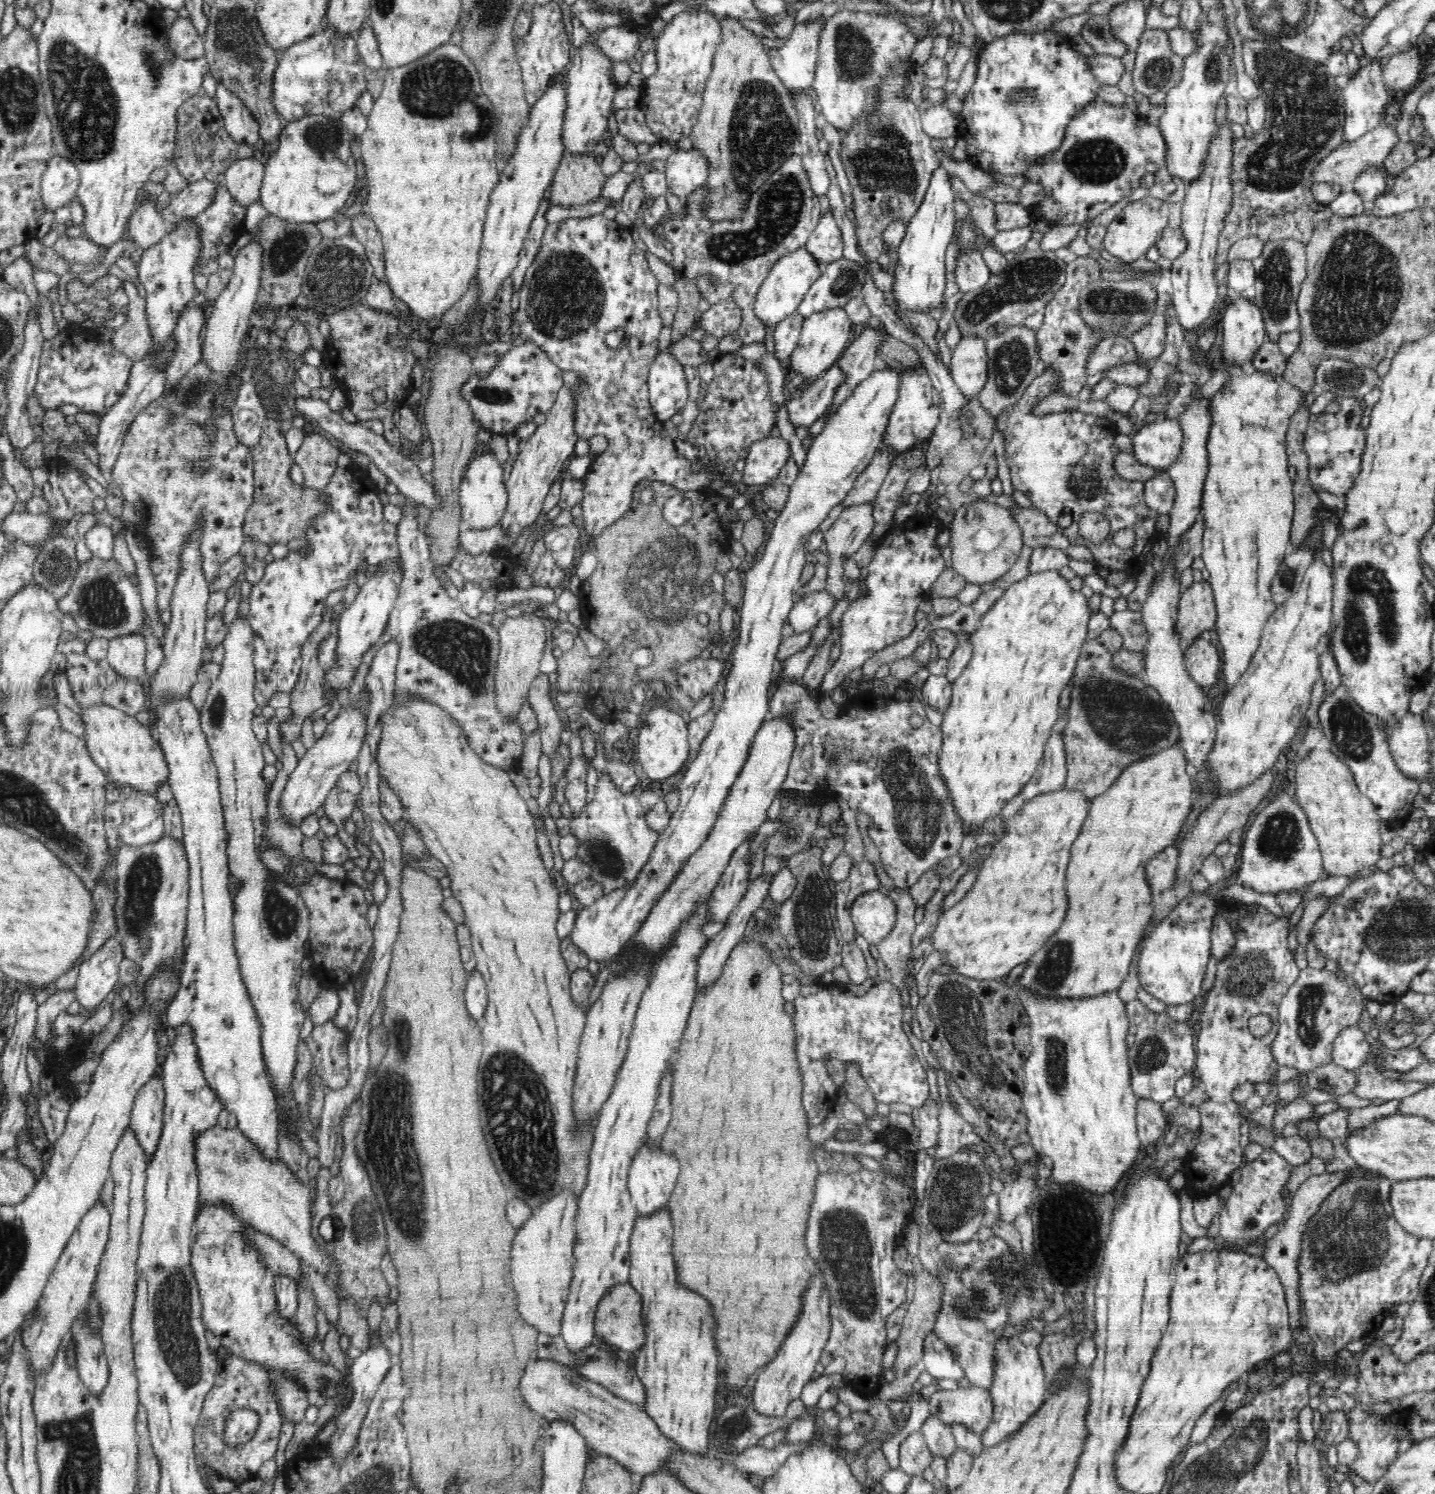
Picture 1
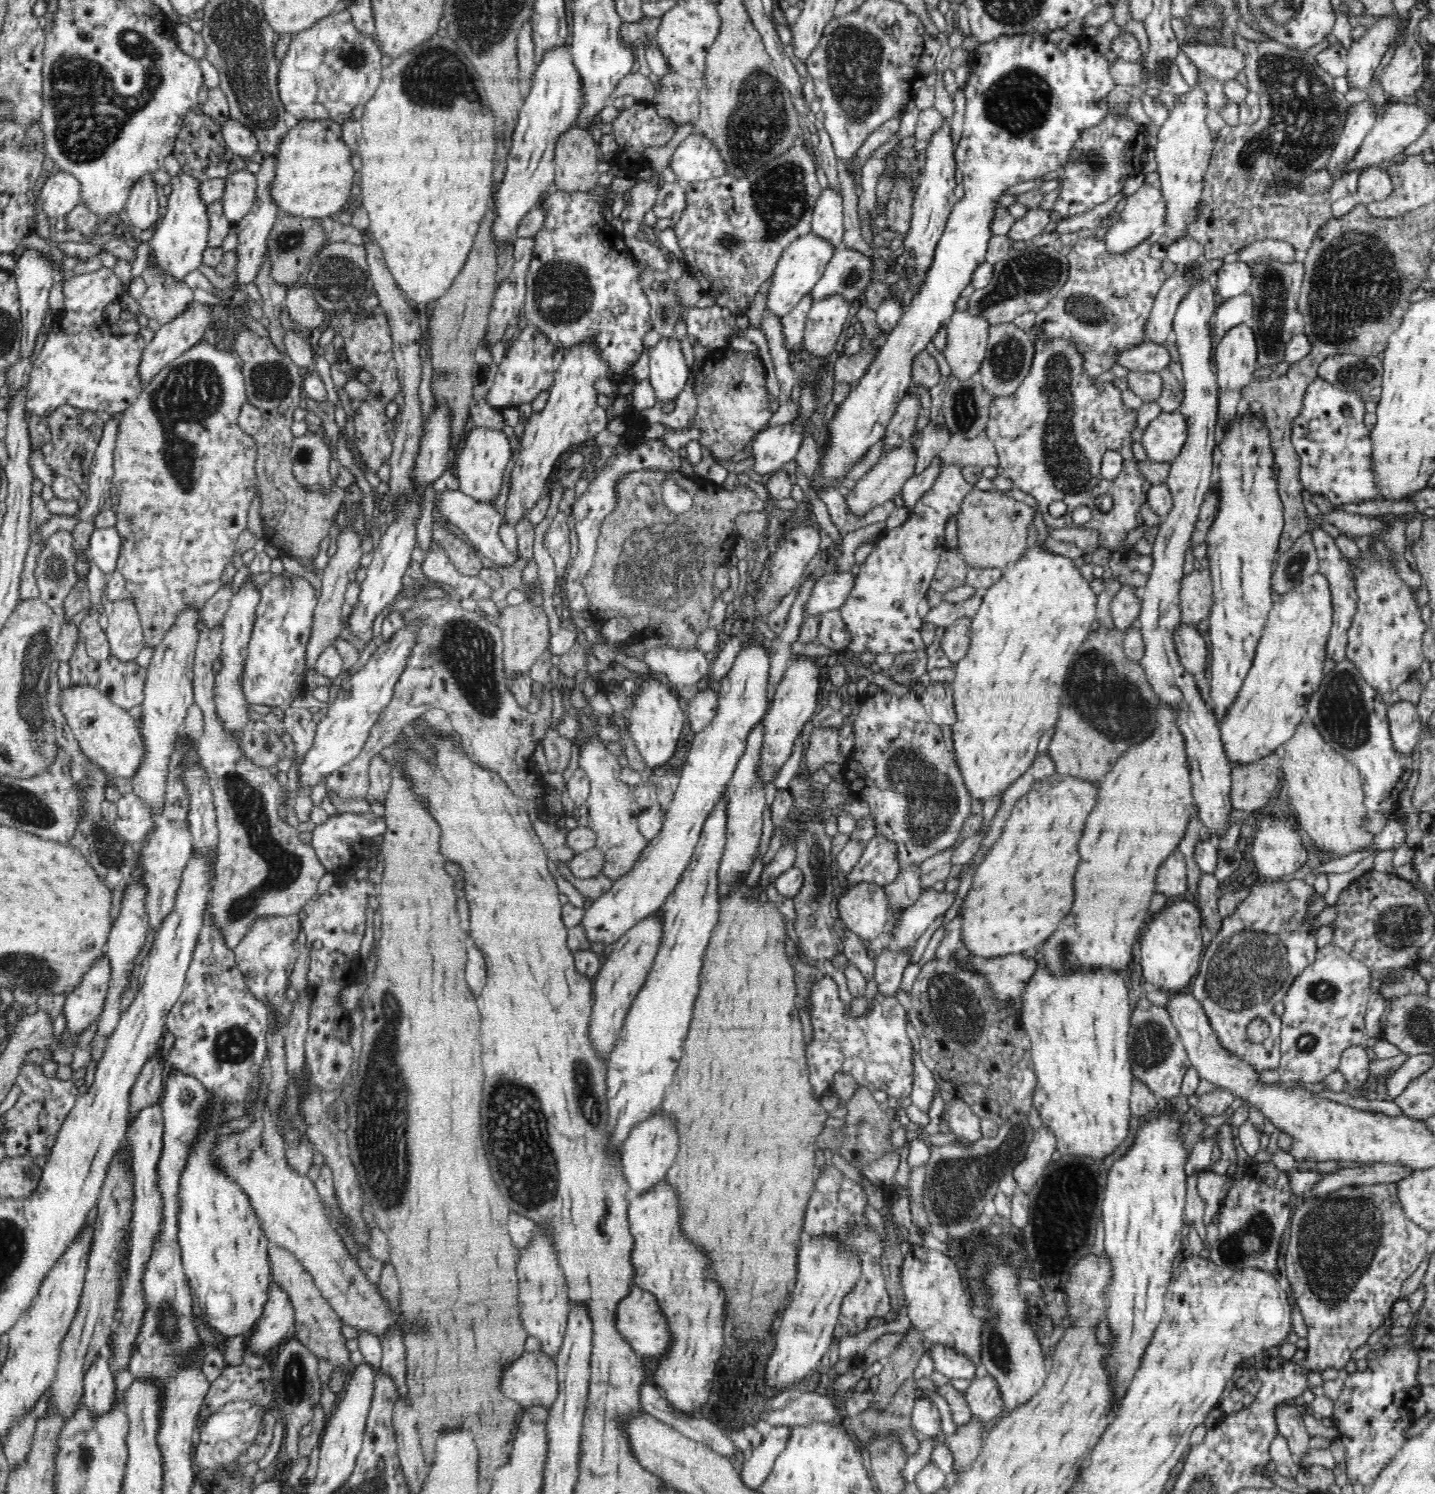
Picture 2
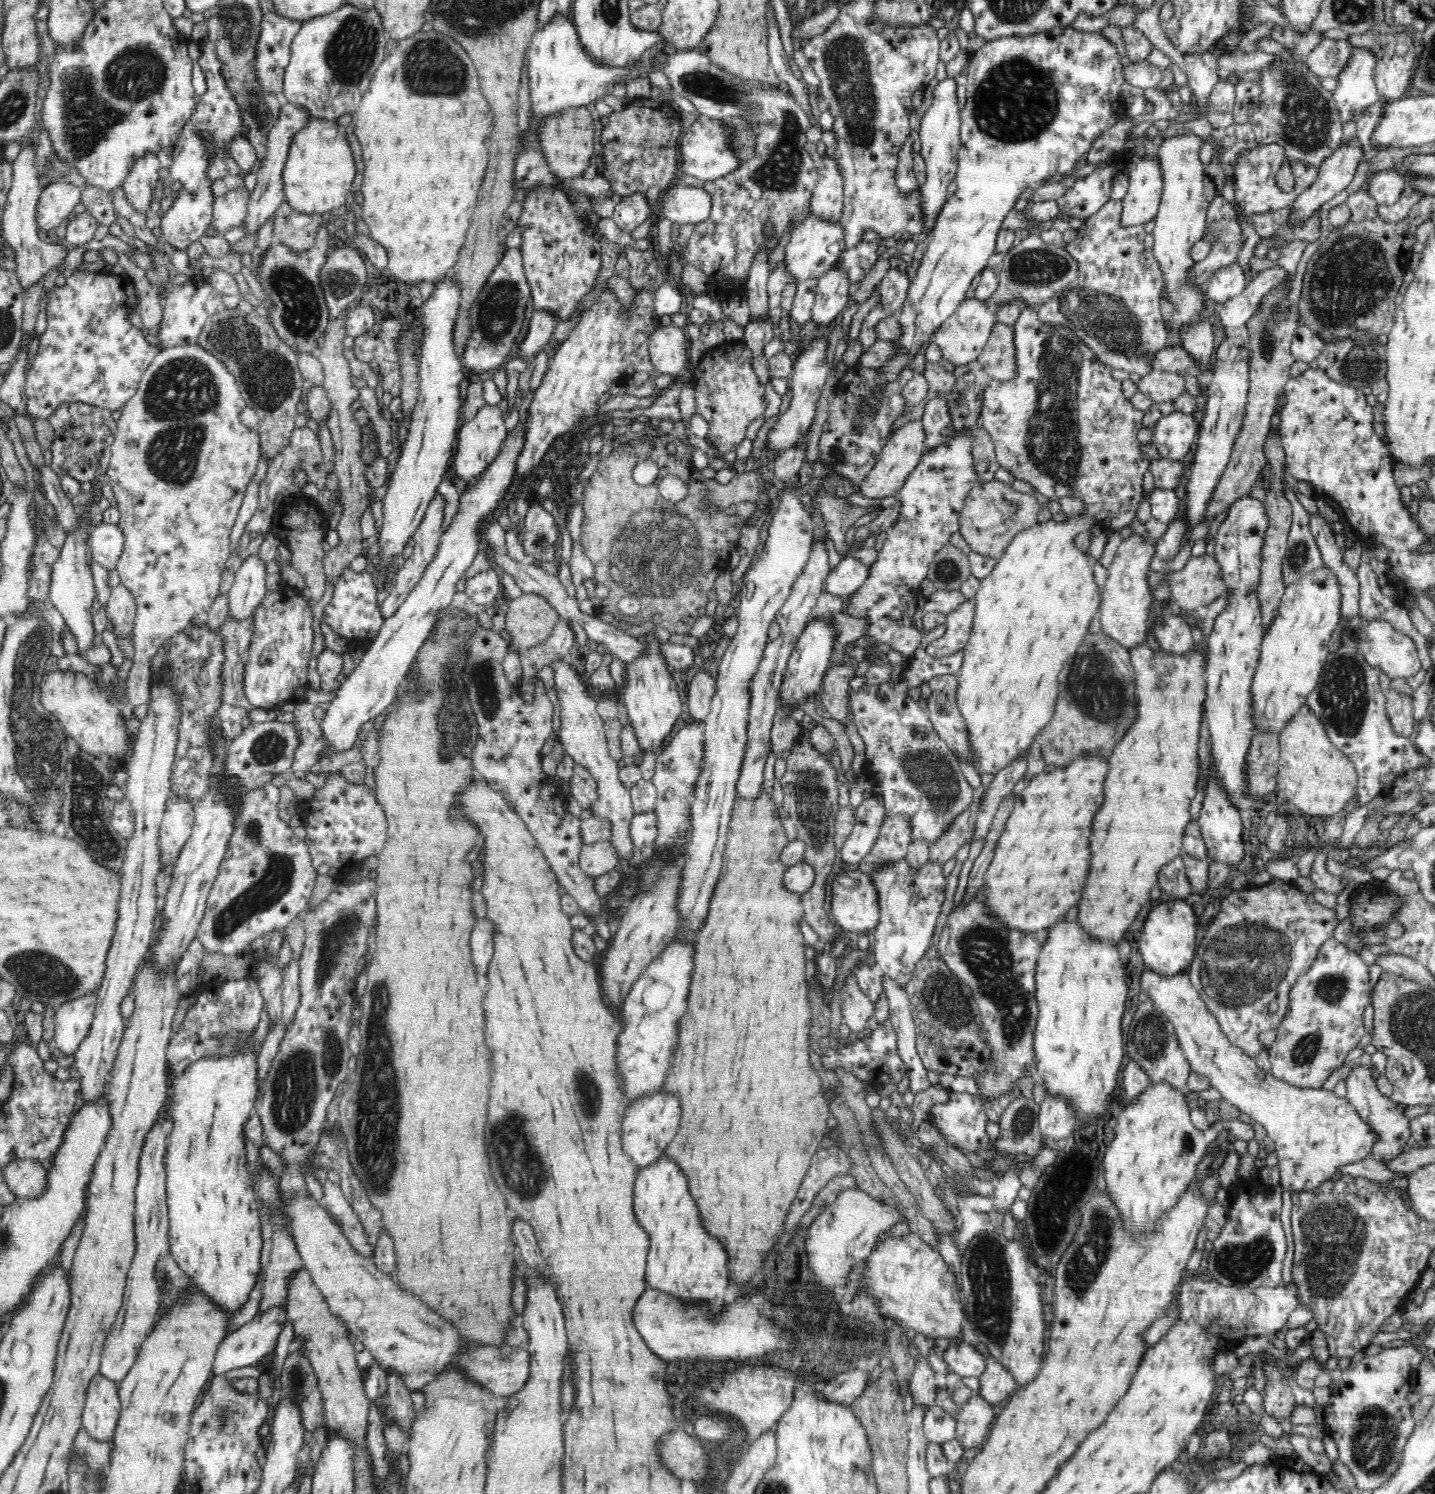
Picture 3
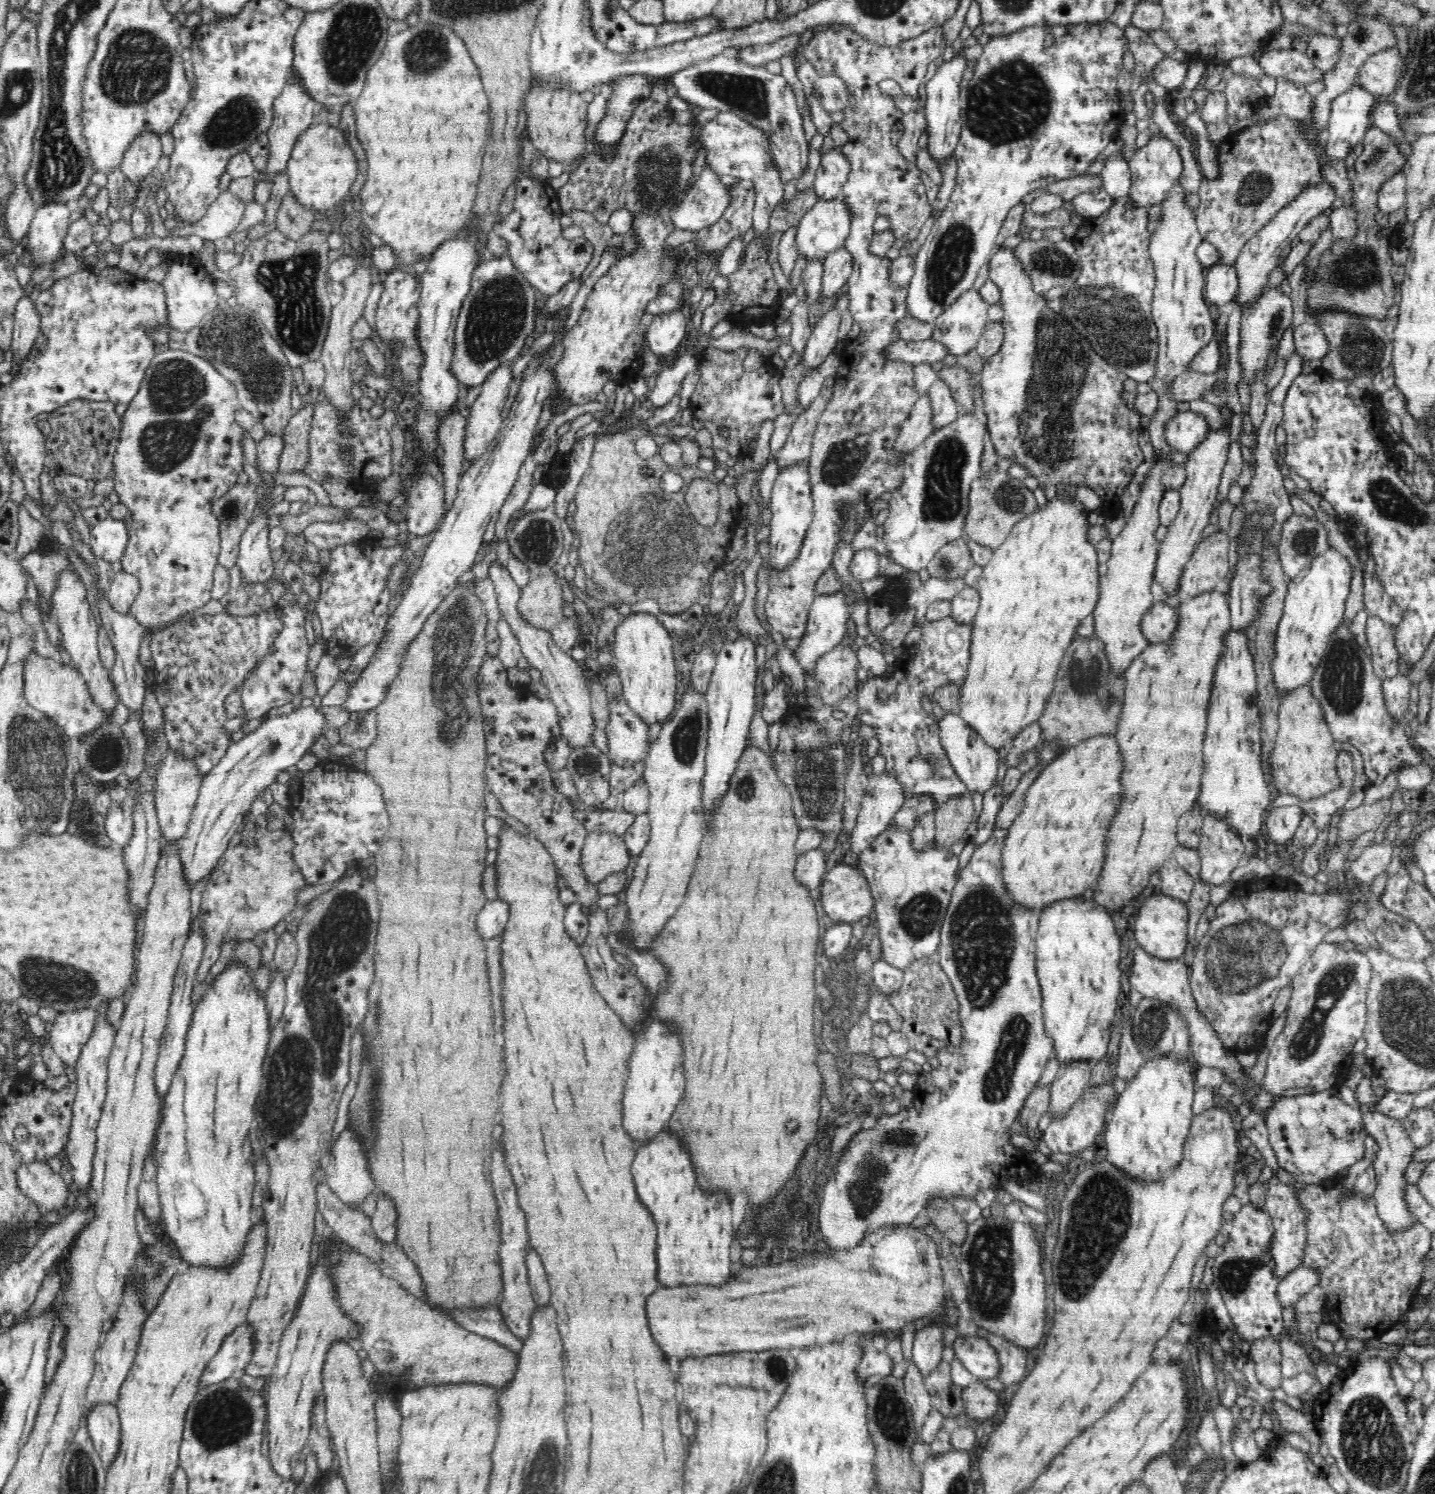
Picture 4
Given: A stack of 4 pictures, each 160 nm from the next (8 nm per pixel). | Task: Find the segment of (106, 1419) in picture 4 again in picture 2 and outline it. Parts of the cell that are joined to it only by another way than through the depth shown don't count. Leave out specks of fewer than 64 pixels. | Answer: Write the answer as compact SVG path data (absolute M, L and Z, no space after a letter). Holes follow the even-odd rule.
M105 1350L98 1354L94 1364L90 1364L84 1376L82 1403L93 1416L104 1416L116 1400L114 1373L109 1369L109 1360Z

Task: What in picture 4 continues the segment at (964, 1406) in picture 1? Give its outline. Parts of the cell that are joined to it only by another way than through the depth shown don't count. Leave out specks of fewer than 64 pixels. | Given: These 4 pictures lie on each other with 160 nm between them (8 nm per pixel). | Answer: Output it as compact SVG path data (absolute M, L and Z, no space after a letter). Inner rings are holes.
M984 1334L984 1339L998 1353L998 1363L1000 1363L998 1379L1004 1384L1004 1388L1013 1386L1019 1380L1022 1381L1026 1374L1026 1349L992 1334Z

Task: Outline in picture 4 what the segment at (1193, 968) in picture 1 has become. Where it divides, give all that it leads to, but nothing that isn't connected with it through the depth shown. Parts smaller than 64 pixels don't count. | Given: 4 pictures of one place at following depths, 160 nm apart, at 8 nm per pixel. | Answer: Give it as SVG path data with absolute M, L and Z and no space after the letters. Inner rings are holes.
M1164 893L1152 898L1146 898L1144 904L1138 910L1136 924L1134 924L1134 934L1140 946L1149 955L1162 960L1182 959L1186 950L1187 940L1188 909L1184 901L1176 900Z

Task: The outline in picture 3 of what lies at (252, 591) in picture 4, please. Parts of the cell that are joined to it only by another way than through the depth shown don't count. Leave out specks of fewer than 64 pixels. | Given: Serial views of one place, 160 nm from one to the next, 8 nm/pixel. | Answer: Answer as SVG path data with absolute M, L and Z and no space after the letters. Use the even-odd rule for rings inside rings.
M230 615L226 616L223 626L219 628L224 639L224 664L222 664L222 702L230 706L249 709L251 704L244 689L246 652L254 632L254 618L237 622Z

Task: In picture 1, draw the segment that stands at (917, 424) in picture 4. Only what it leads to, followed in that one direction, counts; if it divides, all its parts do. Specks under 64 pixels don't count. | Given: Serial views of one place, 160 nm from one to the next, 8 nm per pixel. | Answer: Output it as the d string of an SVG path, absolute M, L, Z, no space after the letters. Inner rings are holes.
M877 499L864 504L852 505L846 507L840 514L839 518L832 524L832 526L823 532L824 547L823 550L830 558L828 564L828 579L827 586L824 590L831 593L835 598L835 605L841 601L846 595L846 584L844 584L844 568L845 560L854 558L854 554L862 548L864 541L870 536L875 525Z

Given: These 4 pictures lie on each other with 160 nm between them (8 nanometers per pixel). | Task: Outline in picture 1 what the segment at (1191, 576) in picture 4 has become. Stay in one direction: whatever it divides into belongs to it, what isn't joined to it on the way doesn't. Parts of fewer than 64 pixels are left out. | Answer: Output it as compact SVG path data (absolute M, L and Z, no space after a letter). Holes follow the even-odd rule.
M1194 582L1181 595L1179 603L1176 634L1182 646L1189 647L1204 631L1213 630L1217 620L1216 604L1209 582Z

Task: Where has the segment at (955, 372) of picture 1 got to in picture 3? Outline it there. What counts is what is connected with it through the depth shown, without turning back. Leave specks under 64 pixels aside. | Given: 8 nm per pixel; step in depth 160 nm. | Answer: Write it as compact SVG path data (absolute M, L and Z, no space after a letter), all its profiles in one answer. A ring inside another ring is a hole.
M976 297L966 298L938 328L934 331L929 342L933 342L943 353L943 360L955 365L968 364L970 361L979 360L988 342L991 330L996 323L995 311Z

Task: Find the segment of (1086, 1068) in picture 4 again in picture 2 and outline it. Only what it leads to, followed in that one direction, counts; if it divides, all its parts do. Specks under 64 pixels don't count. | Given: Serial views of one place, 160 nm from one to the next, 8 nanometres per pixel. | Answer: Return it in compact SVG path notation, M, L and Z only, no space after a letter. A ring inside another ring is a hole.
M1042 1125L1035 1131L1032 1142L1024 1160L1016 1165L1013 1170L1013 1177L1017 1182L1017 1191L1028 1194L1035 1186L1038 1179L1042 1178L1046 1166L1052 1161L1052 1154L1056 1150L1056 1137L1054 1131Z

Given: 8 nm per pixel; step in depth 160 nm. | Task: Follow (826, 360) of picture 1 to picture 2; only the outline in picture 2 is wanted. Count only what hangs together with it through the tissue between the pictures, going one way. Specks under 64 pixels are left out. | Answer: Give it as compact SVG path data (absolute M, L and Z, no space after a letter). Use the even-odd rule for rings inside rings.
M839 294L812 303L803 334L802 346L806 352L826 358L835 351L842 330L850 323L848 308L850 302Z

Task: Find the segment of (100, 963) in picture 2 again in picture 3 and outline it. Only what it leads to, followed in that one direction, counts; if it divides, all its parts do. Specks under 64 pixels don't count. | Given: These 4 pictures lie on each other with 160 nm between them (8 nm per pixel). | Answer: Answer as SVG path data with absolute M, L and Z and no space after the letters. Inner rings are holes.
M97 993L65 1002L55 1010L54 1049L65 1057L75 1055L88 1036L95 1016Z

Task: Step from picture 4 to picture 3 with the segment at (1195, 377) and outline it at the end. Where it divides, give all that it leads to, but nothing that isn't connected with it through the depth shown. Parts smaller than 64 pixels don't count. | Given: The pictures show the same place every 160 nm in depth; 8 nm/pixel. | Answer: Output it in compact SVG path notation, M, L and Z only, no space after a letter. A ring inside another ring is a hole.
M1153 369L1142 376L1137 390L1155 403L1174 401L1186 391L1186 380L1179 374Z

